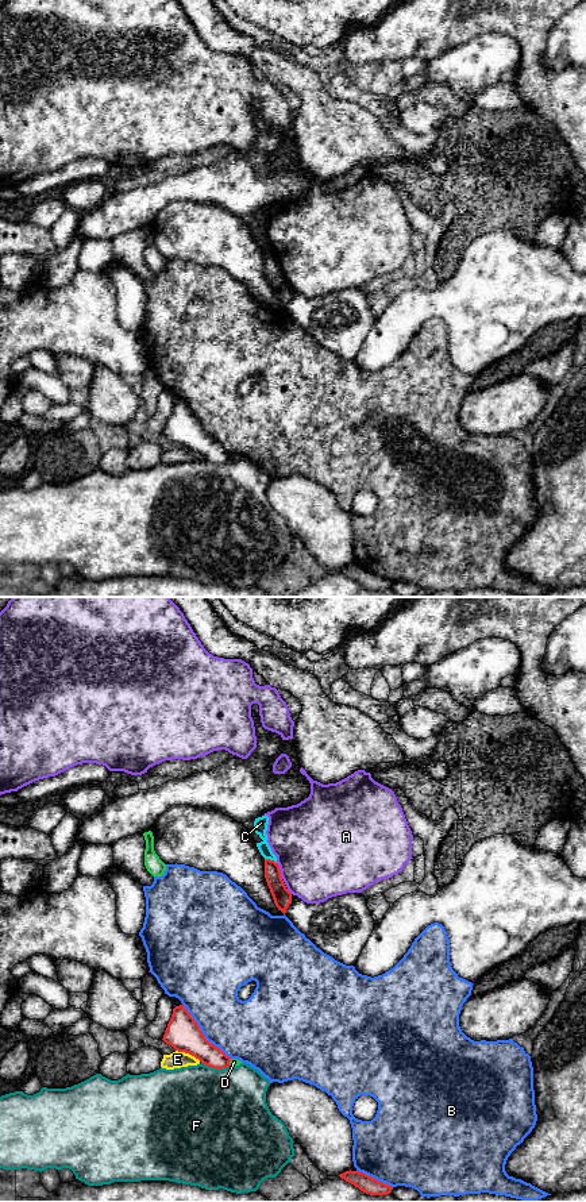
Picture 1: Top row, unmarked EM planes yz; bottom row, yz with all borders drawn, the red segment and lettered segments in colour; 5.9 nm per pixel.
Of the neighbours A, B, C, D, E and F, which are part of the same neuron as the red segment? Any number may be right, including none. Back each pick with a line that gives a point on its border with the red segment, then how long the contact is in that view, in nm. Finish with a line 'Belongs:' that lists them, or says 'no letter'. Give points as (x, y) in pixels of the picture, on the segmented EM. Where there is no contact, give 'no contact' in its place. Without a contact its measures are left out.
Belongs: no letter

